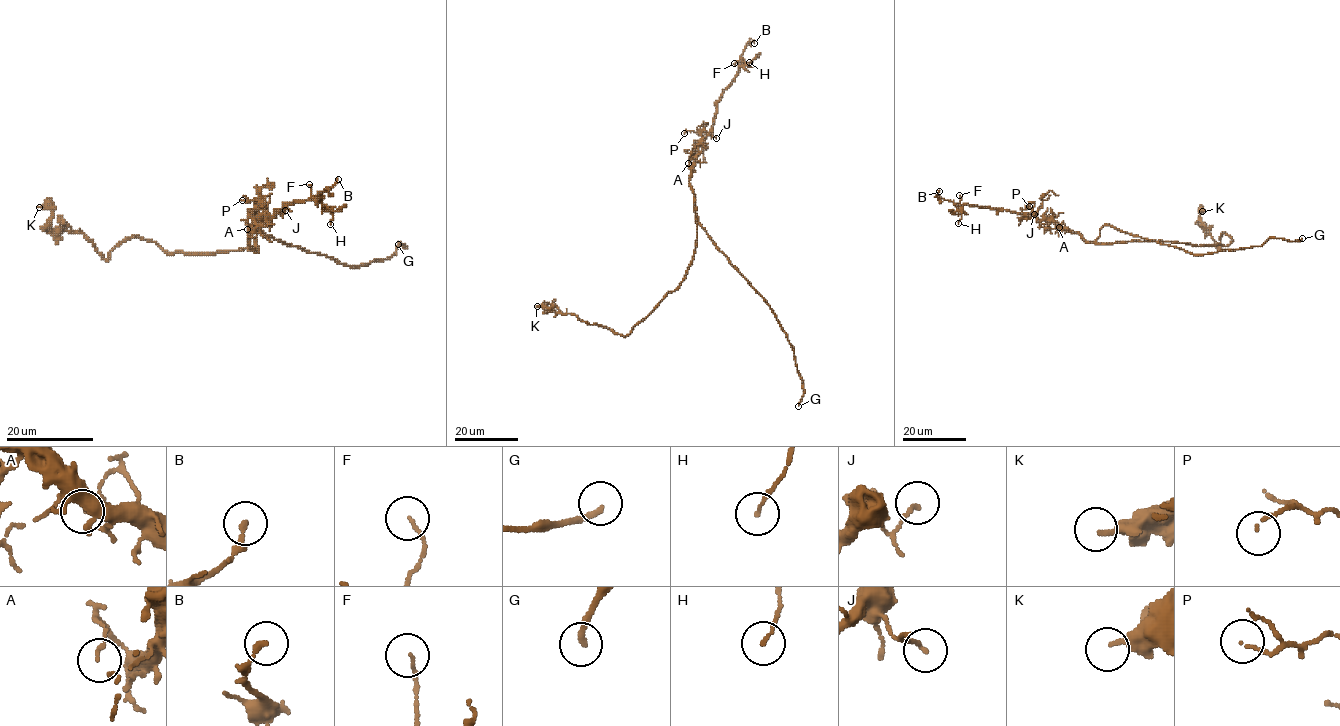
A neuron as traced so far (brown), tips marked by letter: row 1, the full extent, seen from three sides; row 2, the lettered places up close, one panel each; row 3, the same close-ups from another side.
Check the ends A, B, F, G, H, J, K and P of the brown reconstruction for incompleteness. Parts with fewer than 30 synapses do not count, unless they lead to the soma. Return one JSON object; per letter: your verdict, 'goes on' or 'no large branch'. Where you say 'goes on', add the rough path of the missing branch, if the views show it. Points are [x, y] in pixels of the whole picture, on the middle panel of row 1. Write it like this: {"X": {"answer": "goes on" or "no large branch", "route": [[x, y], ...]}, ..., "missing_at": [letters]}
{"A": {"answer": "no large branch"}, "B": {"answer": "no large branch"}, "F": {"answer": "no large branch"}, "G": {"answer": "goes on"}, "H": {"answer": "no large branch"}, "J": {"answer": "no large branch"}, "K": {"answer": "no large branch"}, "P": {"answer": "no large branch"}, "missing_at": ["G"]}

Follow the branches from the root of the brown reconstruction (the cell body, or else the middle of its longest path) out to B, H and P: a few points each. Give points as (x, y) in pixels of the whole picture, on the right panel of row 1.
B: (1110, 243), (1087, 242), (1053, 221), (1005, 210), (956, 205), (942, 199), (939, 191)
H: (1110, 243), (1087, 242), (1079, 234), (1067, 231), (1053, 221), (966, 204), (963, 206), (958, 223)
P: (1110, 243), (1087, 242), (1079, 234), (1067, 231), (1053, 221), (1038, 219), (1026, 207), (1029, 206)

